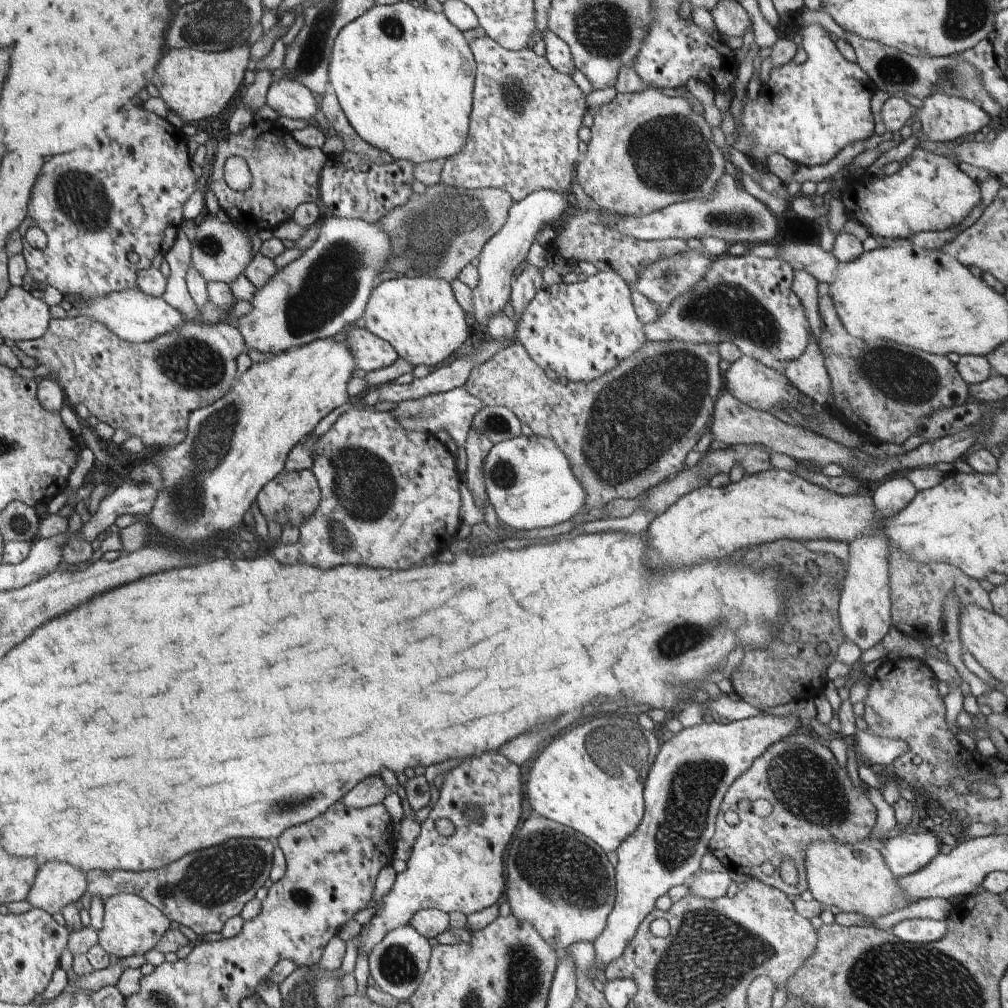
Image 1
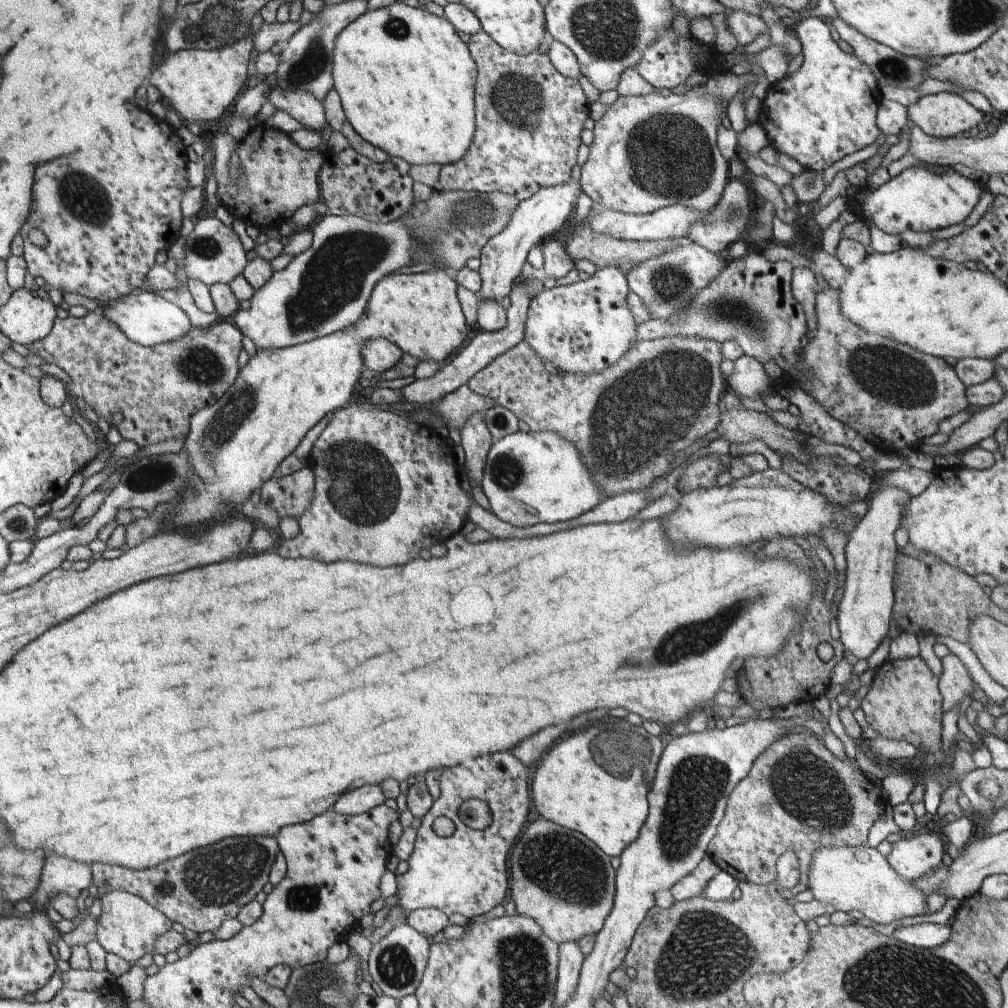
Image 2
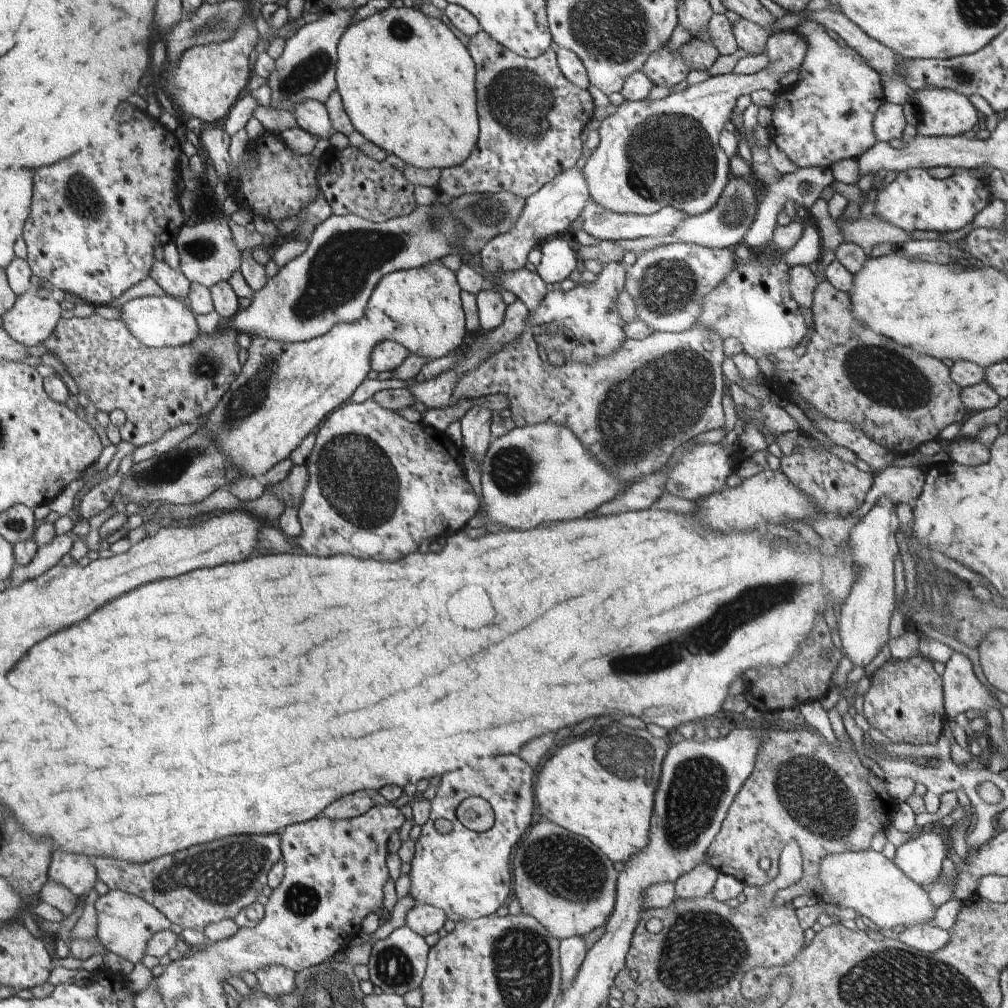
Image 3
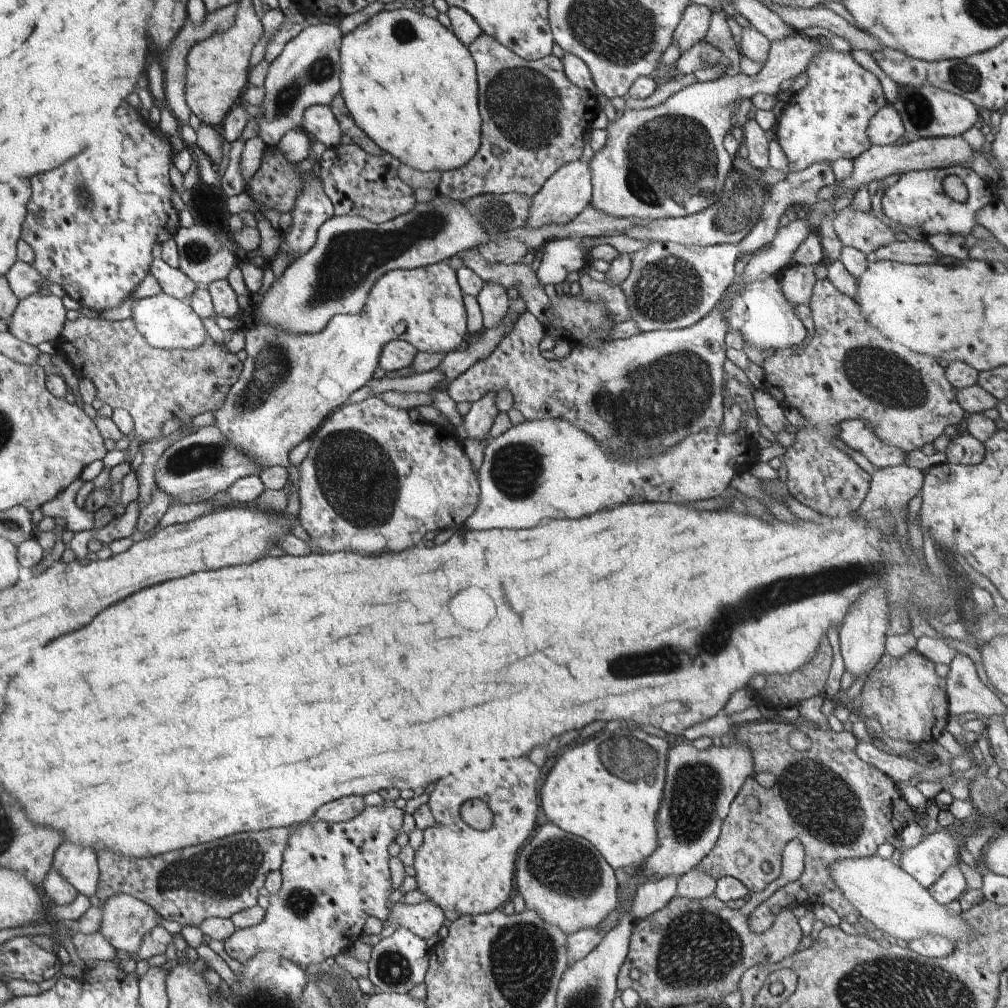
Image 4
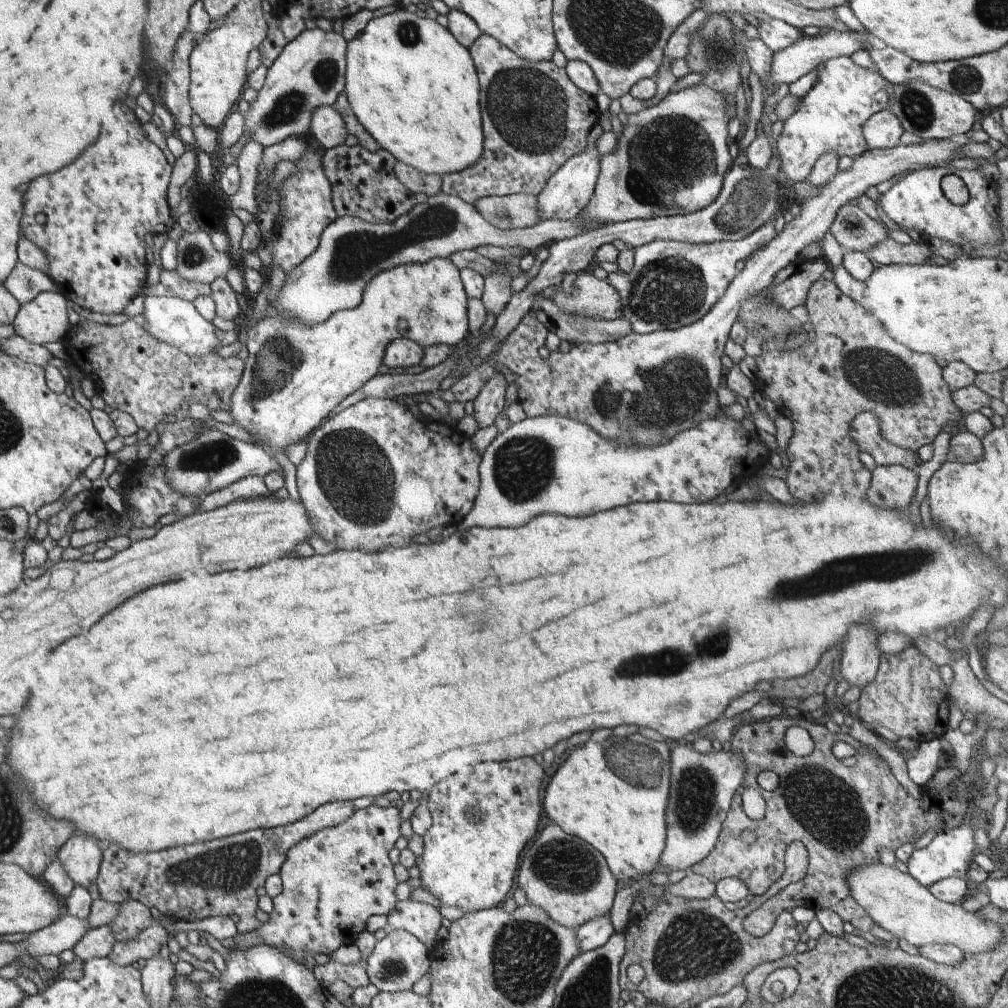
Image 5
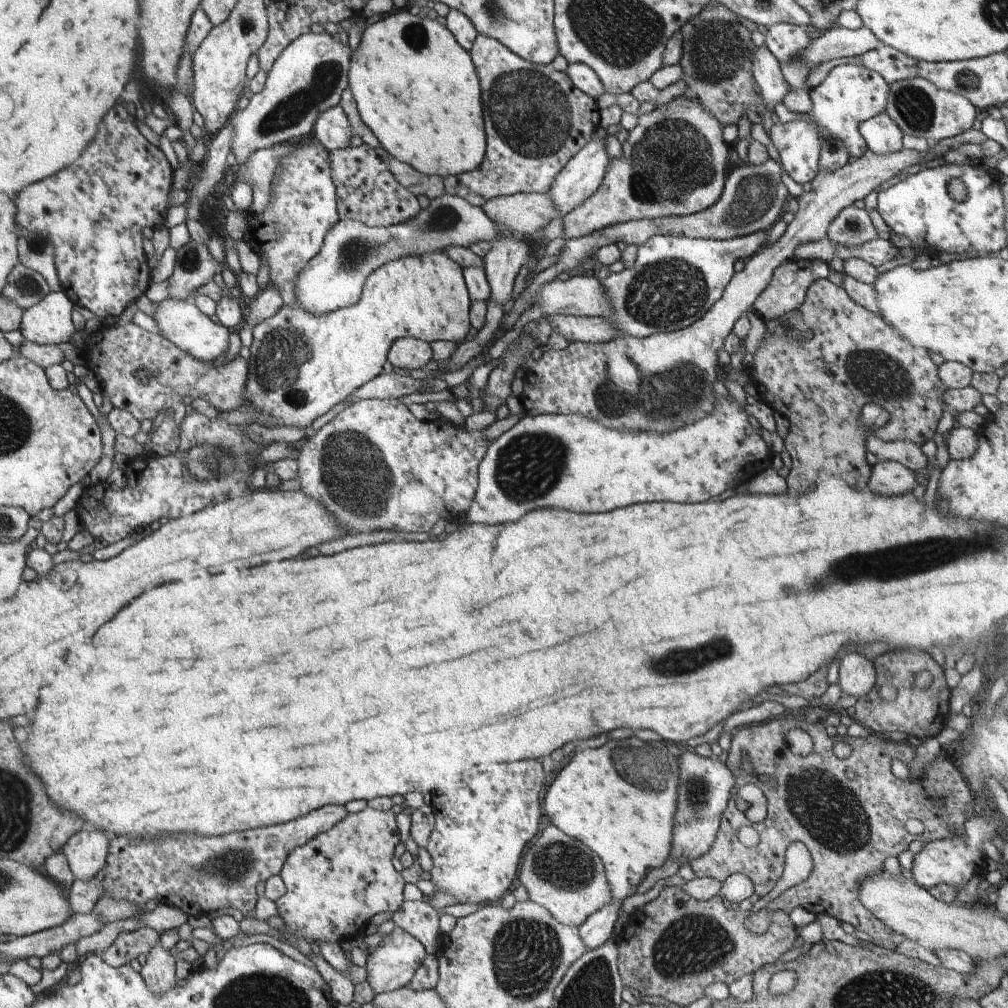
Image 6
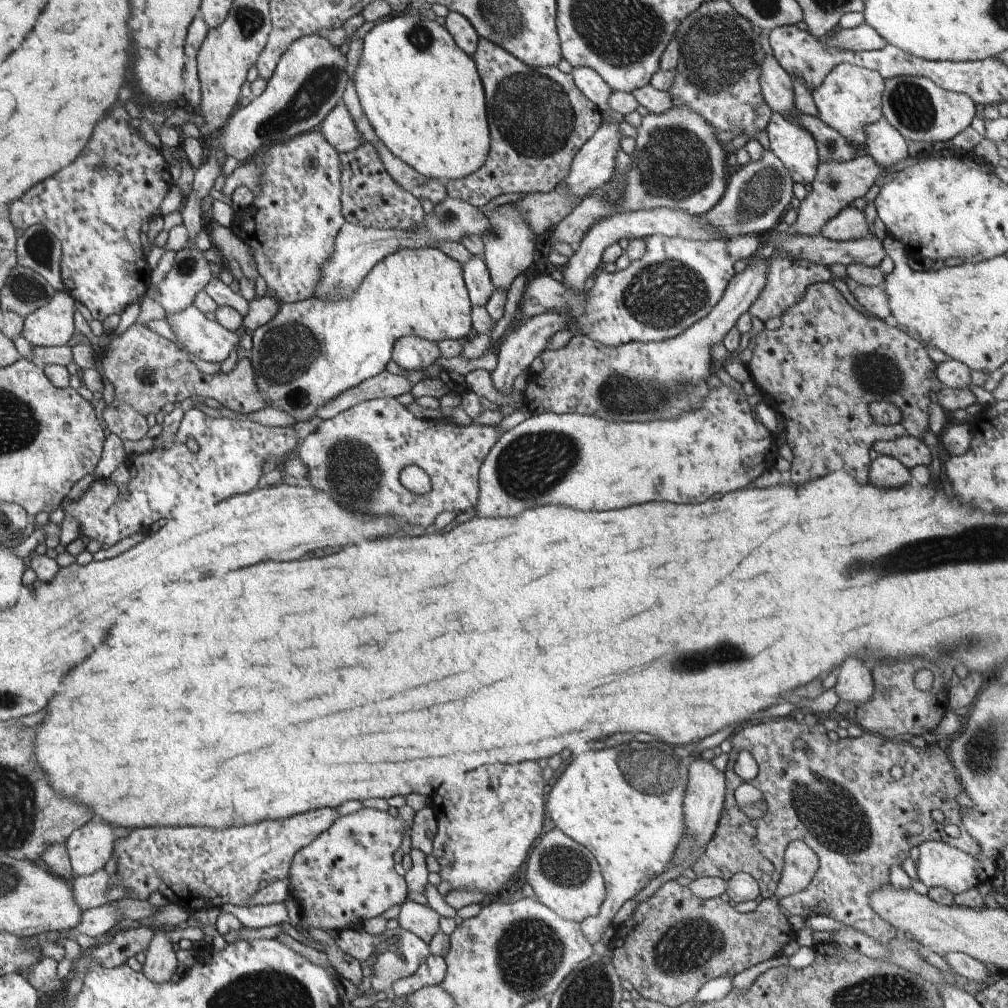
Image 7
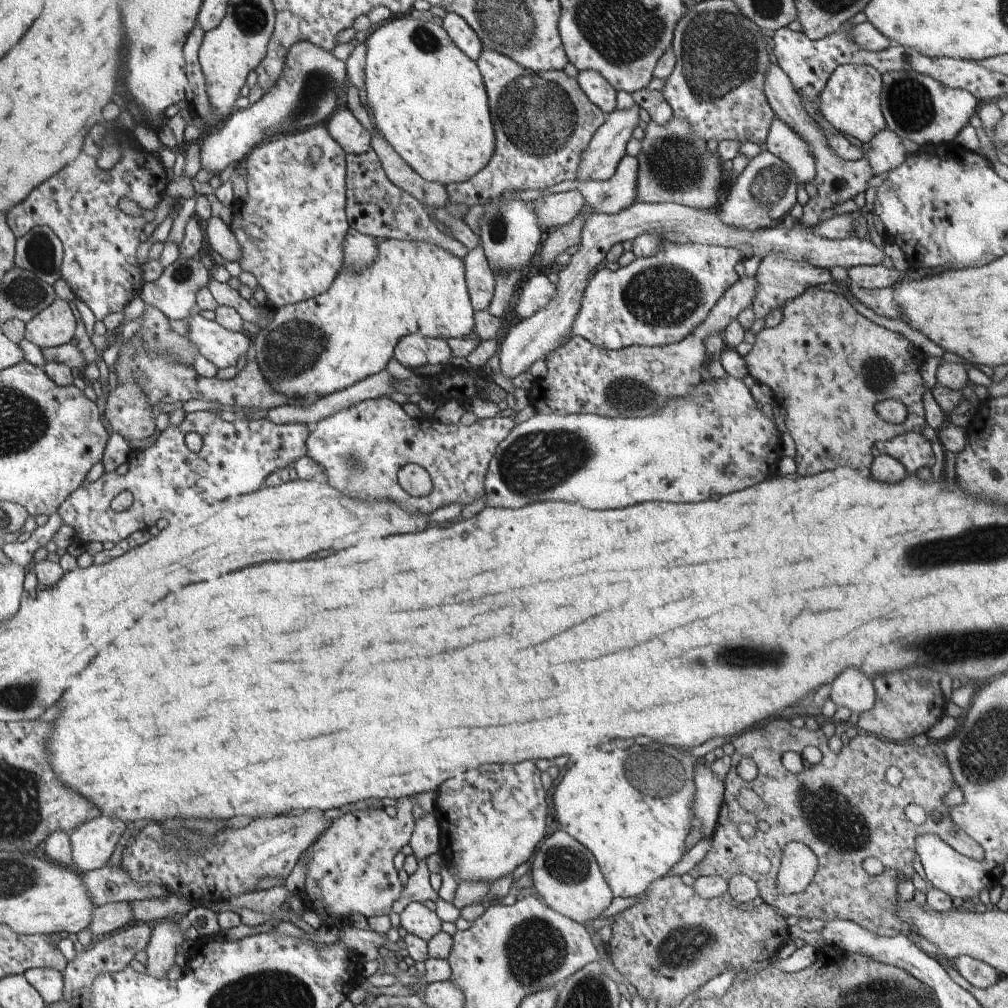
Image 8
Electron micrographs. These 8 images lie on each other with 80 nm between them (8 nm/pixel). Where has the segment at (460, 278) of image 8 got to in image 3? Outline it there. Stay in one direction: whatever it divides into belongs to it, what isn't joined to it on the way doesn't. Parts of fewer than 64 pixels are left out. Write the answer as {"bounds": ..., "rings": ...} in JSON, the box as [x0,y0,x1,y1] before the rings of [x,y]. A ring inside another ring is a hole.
{"bounds":[198,264,466,480],"rings":[[[440,264],[394,271],[380,279],[372,292],[365,316],[357,321],[339,323],[325,335],[299,343],[276,342],[266,337],[252,338],[242,374],[237,376],[228,392],[207,414],[198,430],[203,429],[209,434],[217,449],[239,473],[238,480],[264,478],[274,465],[284,461],[300,446],[307,434],[314,432],[314,428],[325,420],[326,414],[340,408],[356,392],[371,369],[371,354],[377,342],[396,341],[410,353],[430,360],[458,352],[466,336],[460,287],[457,275]]]}

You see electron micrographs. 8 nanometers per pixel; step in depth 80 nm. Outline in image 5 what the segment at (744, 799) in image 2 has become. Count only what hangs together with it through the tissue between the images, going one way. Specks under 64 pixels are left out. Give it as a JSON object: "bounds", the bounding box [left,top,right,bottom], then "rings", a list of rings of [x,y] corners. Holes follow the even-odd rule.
{"bounds":[688,714,966,937],"rings":[[[802,714],[796,717],[742,722],[734,729],[730,741],[732,741],[734,752],[738,752],[747,764],[747,772],[740,788],[733,796],[733,801],[730,803],[730,810],[723,820],[716,846],[706,858],[691,866],[688,871],[709,878],[713,883],[726,877],[736,877],[746,884],[749,888],[749,894],[763,895],[782,876],[784,872],[784,852],[791,840],[802,841],[809,854],[809,867],[804,878],[797,883],[786,886],[744,918],[744,922],[742,922],[744,929],[754,937],[762,937],[770,932],[780,913],[784,911],[791,912],[797,906],[805,906],[815,911],[829,908],[836,912],[843,922],[850,922],[861,934],[866,934],[875,924],[870,916],[866,914],[866,911],[851,897],[845,876],[857,866],[878,861],[878,850],[880,848],[888,847],[895,851],[902,848],[904,844],[914,842],[916,838],[920,838],[921,834],[918,834],[919,830],[916,828],[916,824],[928,825],[929,818],[933,816],[934,806],[937,804],[941,804],[946,809],[945,815],[948,826],[944,826],[945,836],[950,836],[948,829],[950,828],[950,810],[964,810],[966,808],[963,799],[965,792],[961,788],[956,788],[954,784],[949,784],[942,791],[924,791],[922,800],[914,800],[890,771],[888,764],[884,760],[878,760],[878,753],[874,748],[862,744],[854,739],[850,733],[830,732],[823,721],[812,720]],[[790,727],[802,727],[809,732],[814,743],[814,750],[808,756],[801,757],[787,749],[785,732]],[[838,740],[845,741],[853,746],[856,753],[845,759],[838,759],[832,753],[832,746]],[[764,770],[772,770],[772,772],[778,774],[779,784],[775,790],[762,790],[758,785],[756,776]],[[748,787],[760,789],[763,794],[767,804],[763,819],[752,821],[743,811],[741,796]],[[886,794],[896,794],[896,796],[890,796],[888,800],[880,800],[880,802],[873,799],[873,796],[886,796]]]}

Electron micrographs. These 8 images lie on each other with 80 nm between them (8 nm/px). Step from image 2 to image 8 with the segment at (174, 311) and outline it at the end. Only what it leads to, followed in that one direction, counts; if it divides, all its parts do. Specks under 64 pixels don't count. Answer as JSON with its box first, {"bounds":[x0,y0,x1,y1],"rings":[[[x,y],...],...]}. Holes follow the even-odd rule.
{"bounds":[187,314,252,369],"rings":[[[192,314],[187,318],[188,337],[198,354],[213,362],[219,369],[236,365],[238,358],[246,354],[252,338],[244,331],[234,332],[215,320]]]}

